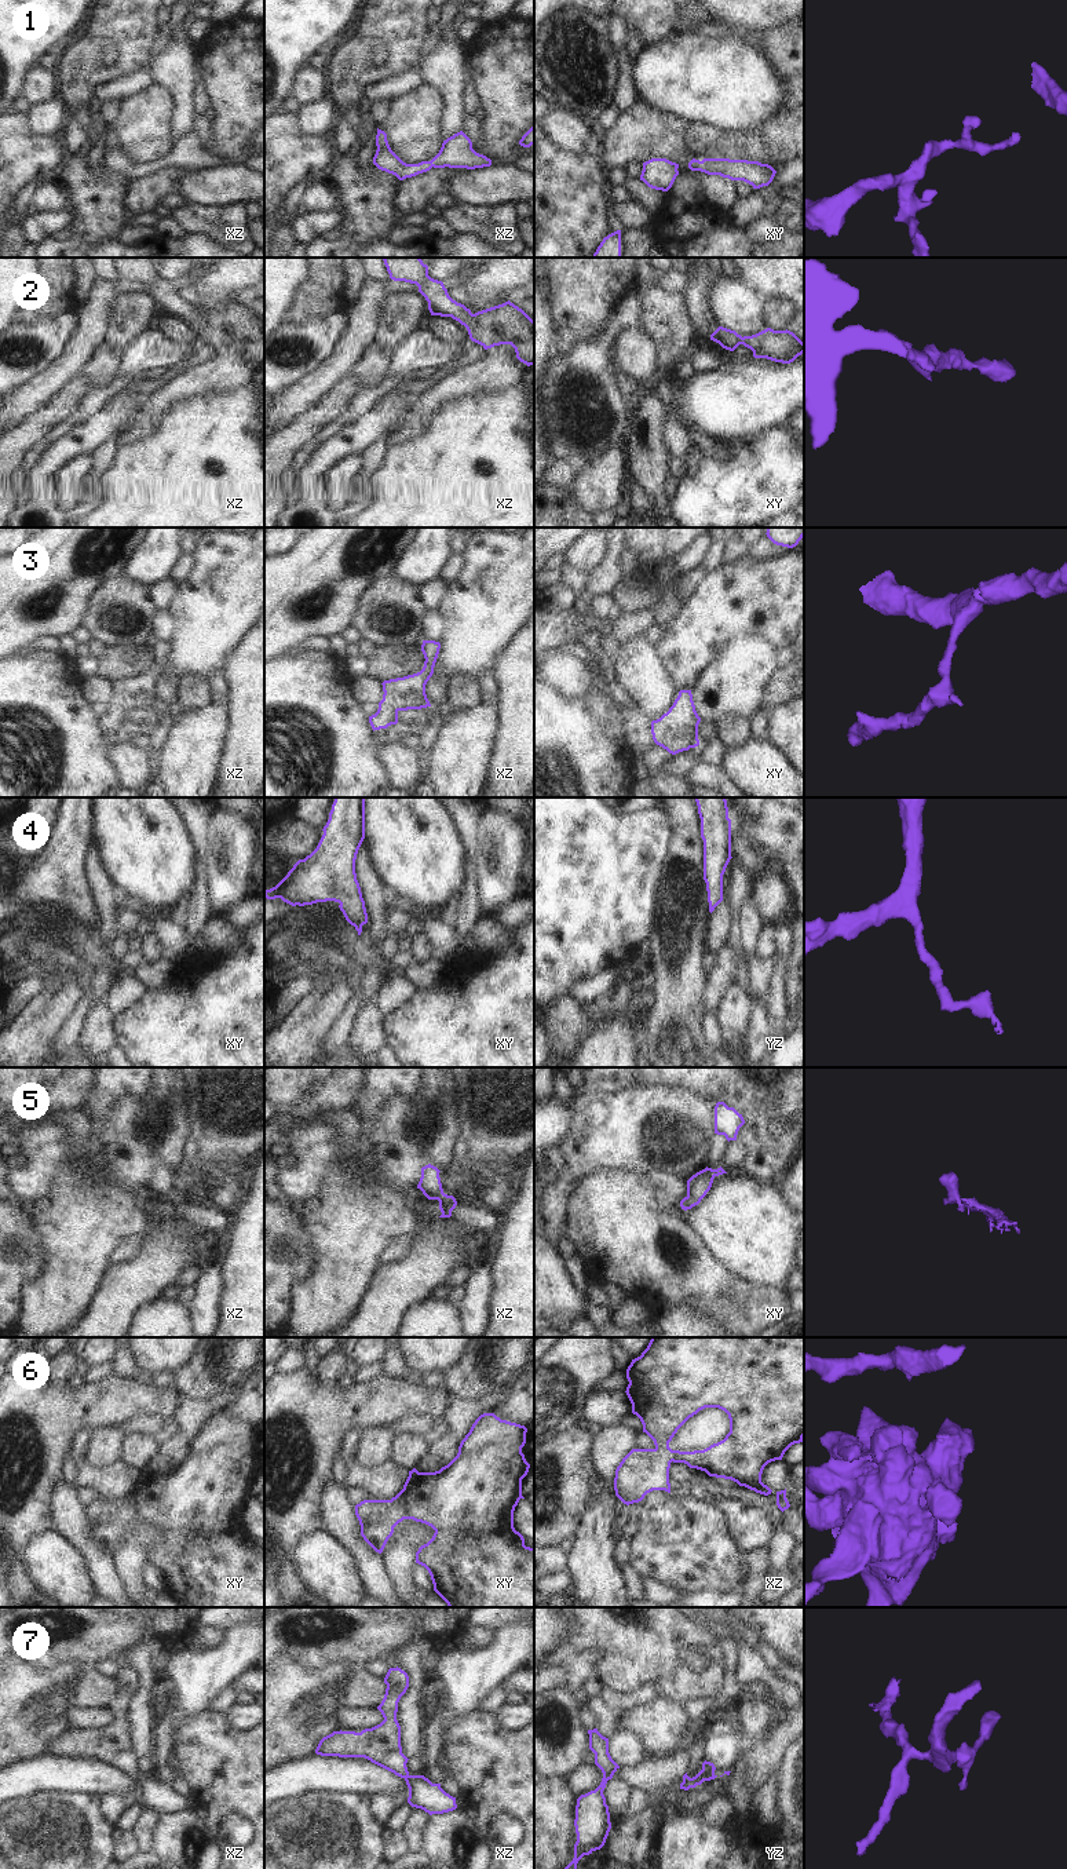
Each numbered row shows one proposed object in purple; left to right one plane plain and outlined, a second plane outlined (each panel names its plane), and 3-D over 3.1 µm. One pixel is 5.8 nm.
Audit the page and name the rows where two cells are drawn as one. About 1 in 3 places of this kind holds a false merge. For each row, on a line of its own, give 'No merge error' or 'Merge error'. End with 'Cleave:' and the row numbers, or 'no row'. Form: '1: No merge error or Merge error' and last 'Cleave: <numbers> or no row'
1: No merge error
2: No merge error
3: No merge error
4: No merge error
5: Merge error
6: No merge error
7: No merge error
Cleave: 5

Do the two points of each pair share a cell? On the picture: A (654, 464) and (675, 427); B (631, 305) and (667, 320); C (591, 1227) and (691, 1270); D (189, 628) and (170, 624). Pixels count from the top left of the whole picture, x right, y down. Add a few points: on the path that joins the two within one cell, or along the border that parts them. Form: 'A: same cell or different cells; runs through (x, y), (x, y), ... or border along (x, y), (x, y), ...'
A: different cells; border along (671, 411), (664, 430), (664, 442), (669, 455)
B: different cells; border along (640, 295), (643, 305), (642, 325)
C: same cell; runs through (616, 1227), (627, 1227), (657, 1258), (667, 1262)
D: different cells; border along (167, 609), (176, 620), (176, 632), (171, 642)

